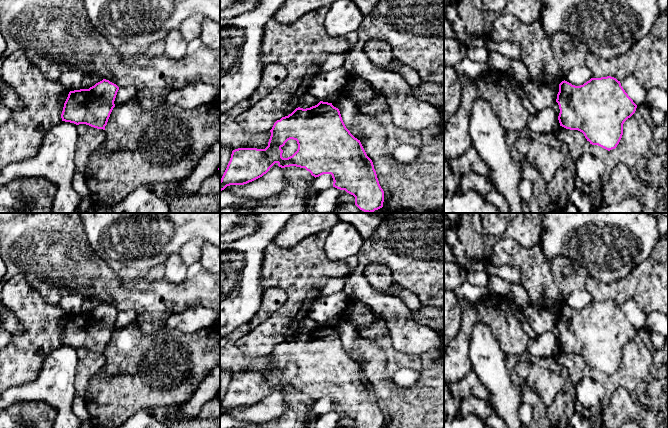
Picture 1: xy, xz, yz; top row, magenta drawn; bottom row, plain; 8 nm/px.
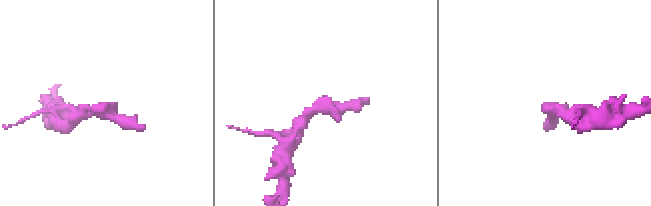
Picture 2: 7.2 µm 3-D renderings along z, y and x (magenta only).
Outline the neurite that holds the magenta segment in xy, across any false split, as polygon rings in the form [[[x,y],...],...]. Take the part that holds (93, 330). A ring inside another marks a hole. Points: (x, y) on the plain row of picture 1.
[[[103,303],[89,313],[70,315],[61,338],[62,345],[105,354],[118,314],[116,308]]]

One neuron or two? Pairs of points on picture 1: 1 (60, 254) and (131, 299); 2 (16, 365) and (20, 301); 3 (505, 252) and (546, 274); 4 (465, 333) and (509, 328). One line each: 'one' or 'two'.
1: one
2: one
3: one
4: one

